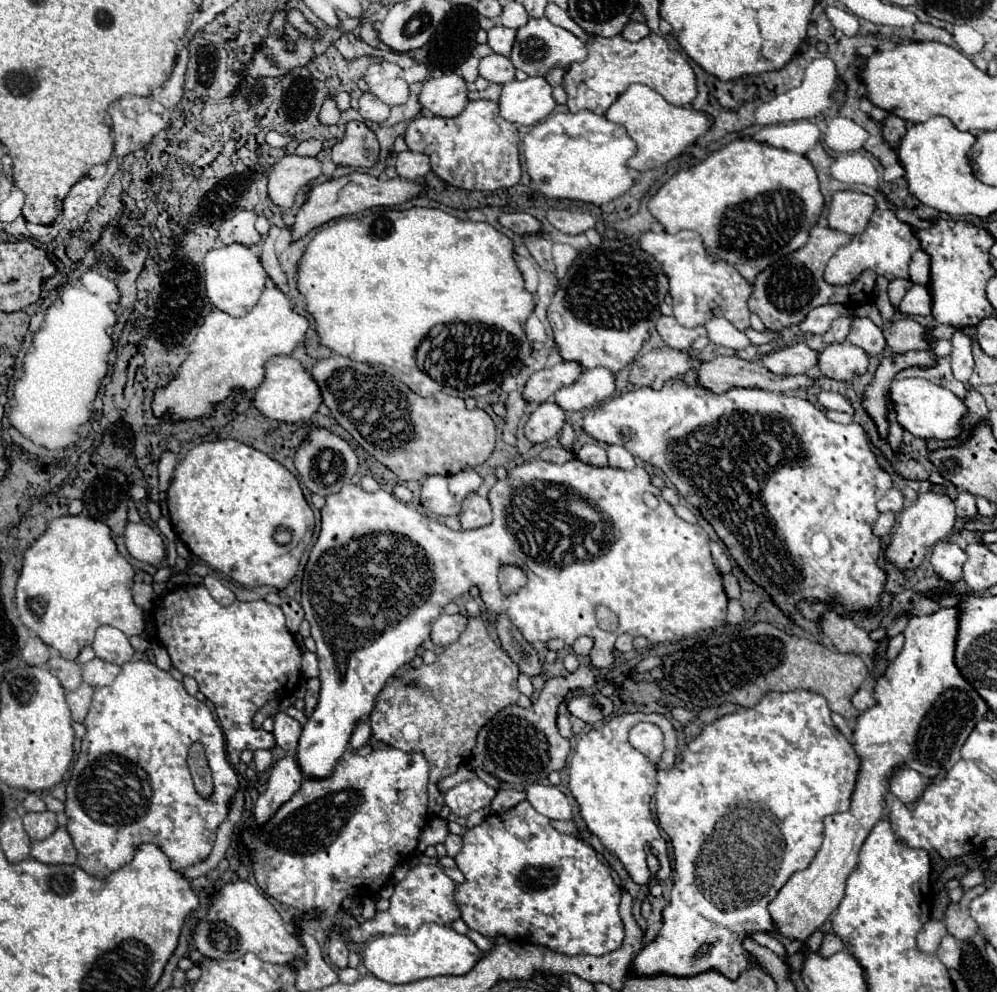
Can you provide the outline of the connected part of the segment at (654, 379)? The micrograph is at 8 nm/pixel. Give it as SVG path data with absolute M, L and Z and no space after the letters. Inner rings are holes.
M670 347L648 351L640 355L630 369L630 383L636 387L660 389L668 379L676 379L682 373L688 373L694 365L694 357L686 351L676 351Z

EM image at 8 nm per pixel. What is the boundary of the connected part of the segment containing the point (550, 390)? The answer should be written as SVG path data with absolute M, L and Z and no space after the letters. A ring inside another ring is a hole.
M562 361L548 371L538 371L528 379L524 387L524 397L532 403L548 401L556 393L556 389L574 383L576 377L580 377L580 373L584 373L584 367L576 365L576 361Z

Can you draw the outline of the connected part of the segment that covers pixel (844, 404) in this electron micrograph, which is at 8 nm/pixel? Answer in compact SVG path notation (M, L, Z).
M820 391L820 393L818 393L818 401L820 401L820 405L824 405L826 409L846 411L846 413L854 415L852 403L850 403L844 395L840 395L840 393L834 393L834 391Z

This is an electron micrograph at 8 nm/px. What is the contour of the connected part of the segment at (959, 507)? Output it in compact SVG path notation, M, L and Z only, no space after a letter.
M960 493L956 497L956 513L958 517L962 519L974 519L978 515L978 509L976 509L976 501L974 501L974 495L970 493Z

